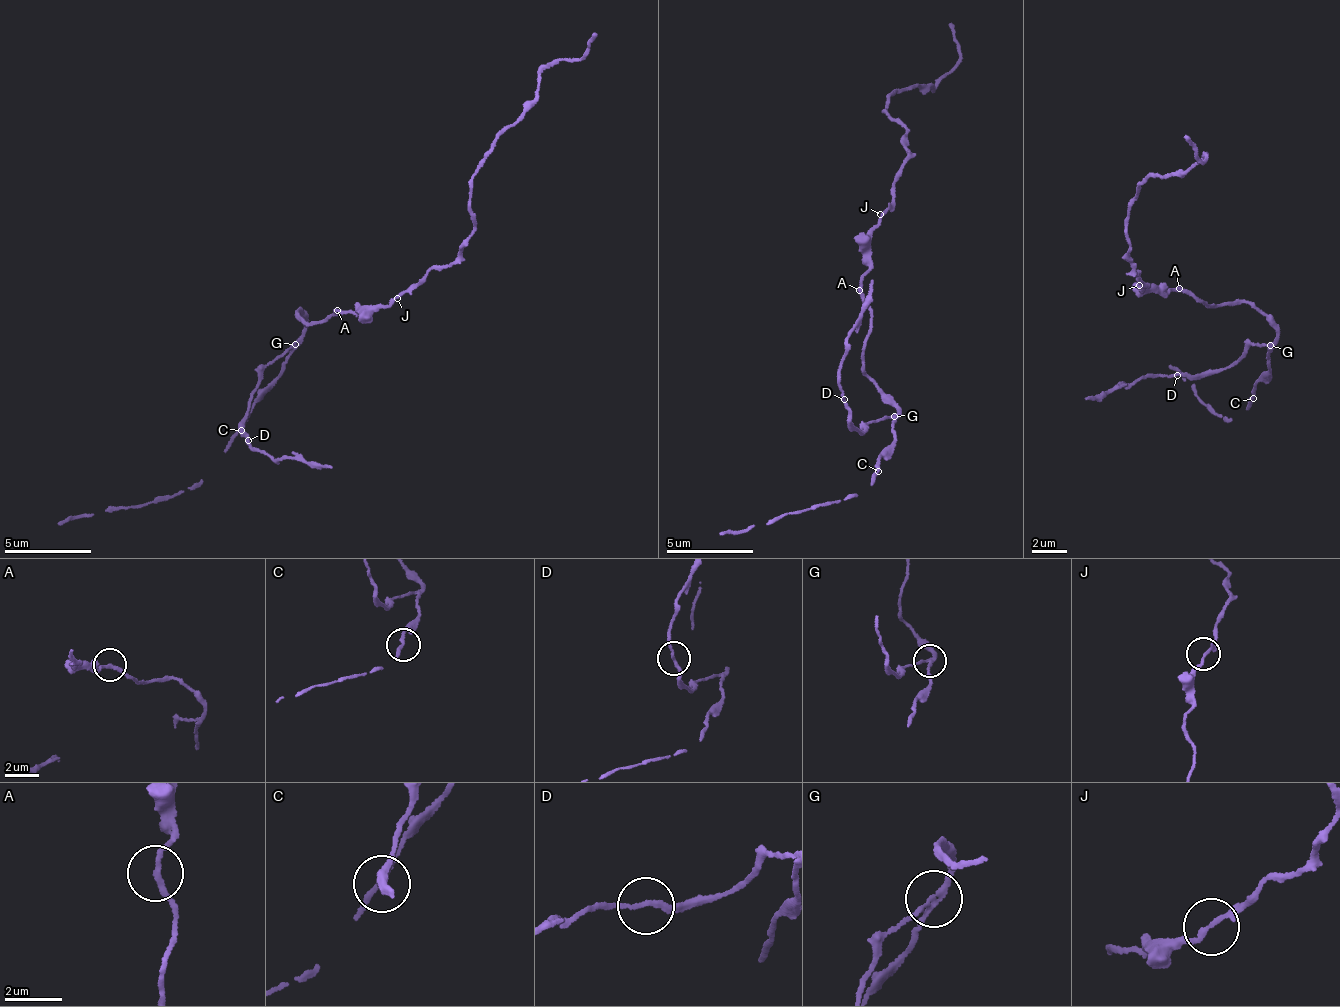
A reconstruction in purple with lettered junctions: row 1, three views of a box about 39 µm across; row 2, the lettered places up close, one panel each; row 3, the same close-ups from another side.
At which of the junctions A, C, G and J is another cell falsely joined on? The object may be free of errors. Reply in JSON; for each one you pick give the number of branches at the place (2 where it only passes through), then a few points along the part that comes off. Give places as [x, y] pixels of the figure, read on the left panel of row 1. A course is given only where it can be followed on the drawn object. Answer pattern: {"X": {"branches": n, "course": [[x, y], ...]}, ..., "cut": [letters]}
{"G": {"branches": 3, "course": [[296, 343], [274, 358], [256, 391], [243, 430], [249, 447], [267, 457], [331, 468]]}, "cut": ["G"]}

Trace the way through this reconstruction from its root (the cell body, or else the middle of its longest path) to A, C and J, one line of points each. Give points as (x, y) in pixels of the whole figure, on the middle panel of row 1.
A: (862, 305), (859, 290)
C: (862, 305), (872, 325), (861, 353), (861, 372), (900, 415), (892, 426), (894, 442), (879, 457), (880, 472)
J: (862, 305), (861, 288), (880, 214)

